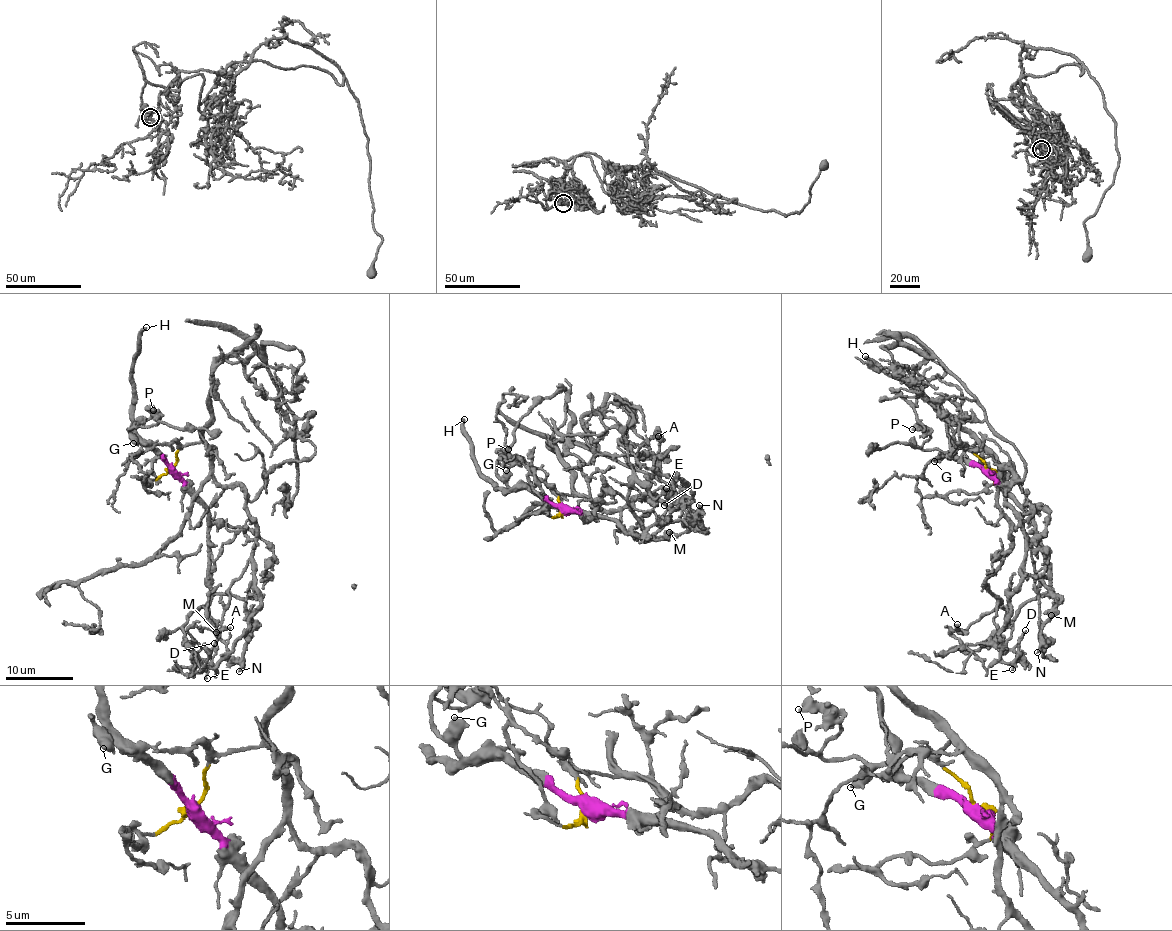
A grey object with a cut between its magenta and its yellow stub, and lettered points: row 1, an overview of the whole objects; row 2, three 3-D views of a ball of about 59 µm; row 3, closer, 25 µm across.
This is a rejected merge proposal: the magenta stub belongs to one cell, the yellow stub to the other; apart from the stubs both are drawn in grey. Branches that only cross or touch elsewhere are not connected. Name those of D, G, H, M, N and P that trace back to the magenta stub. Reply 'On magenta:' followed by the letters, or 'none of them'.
On magenta: G, H, M, N, P

